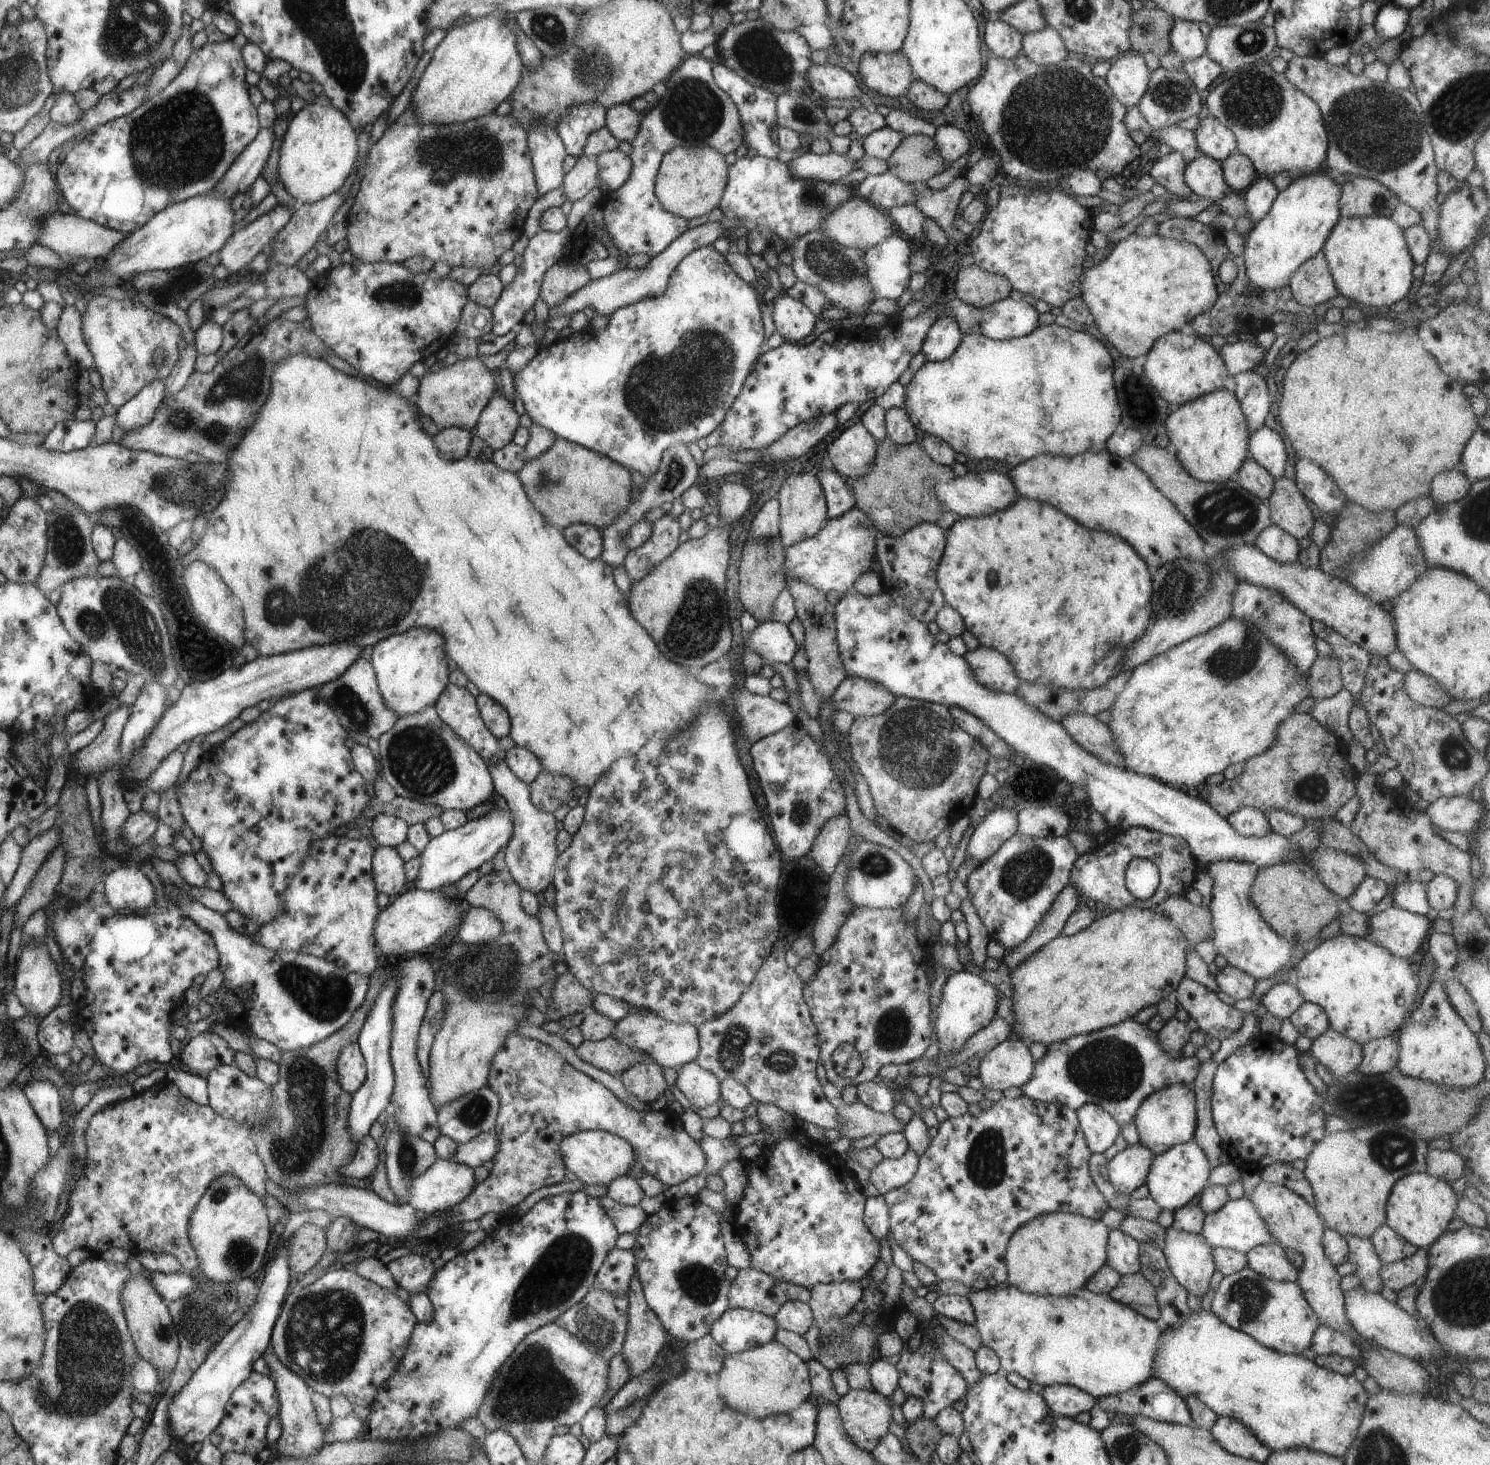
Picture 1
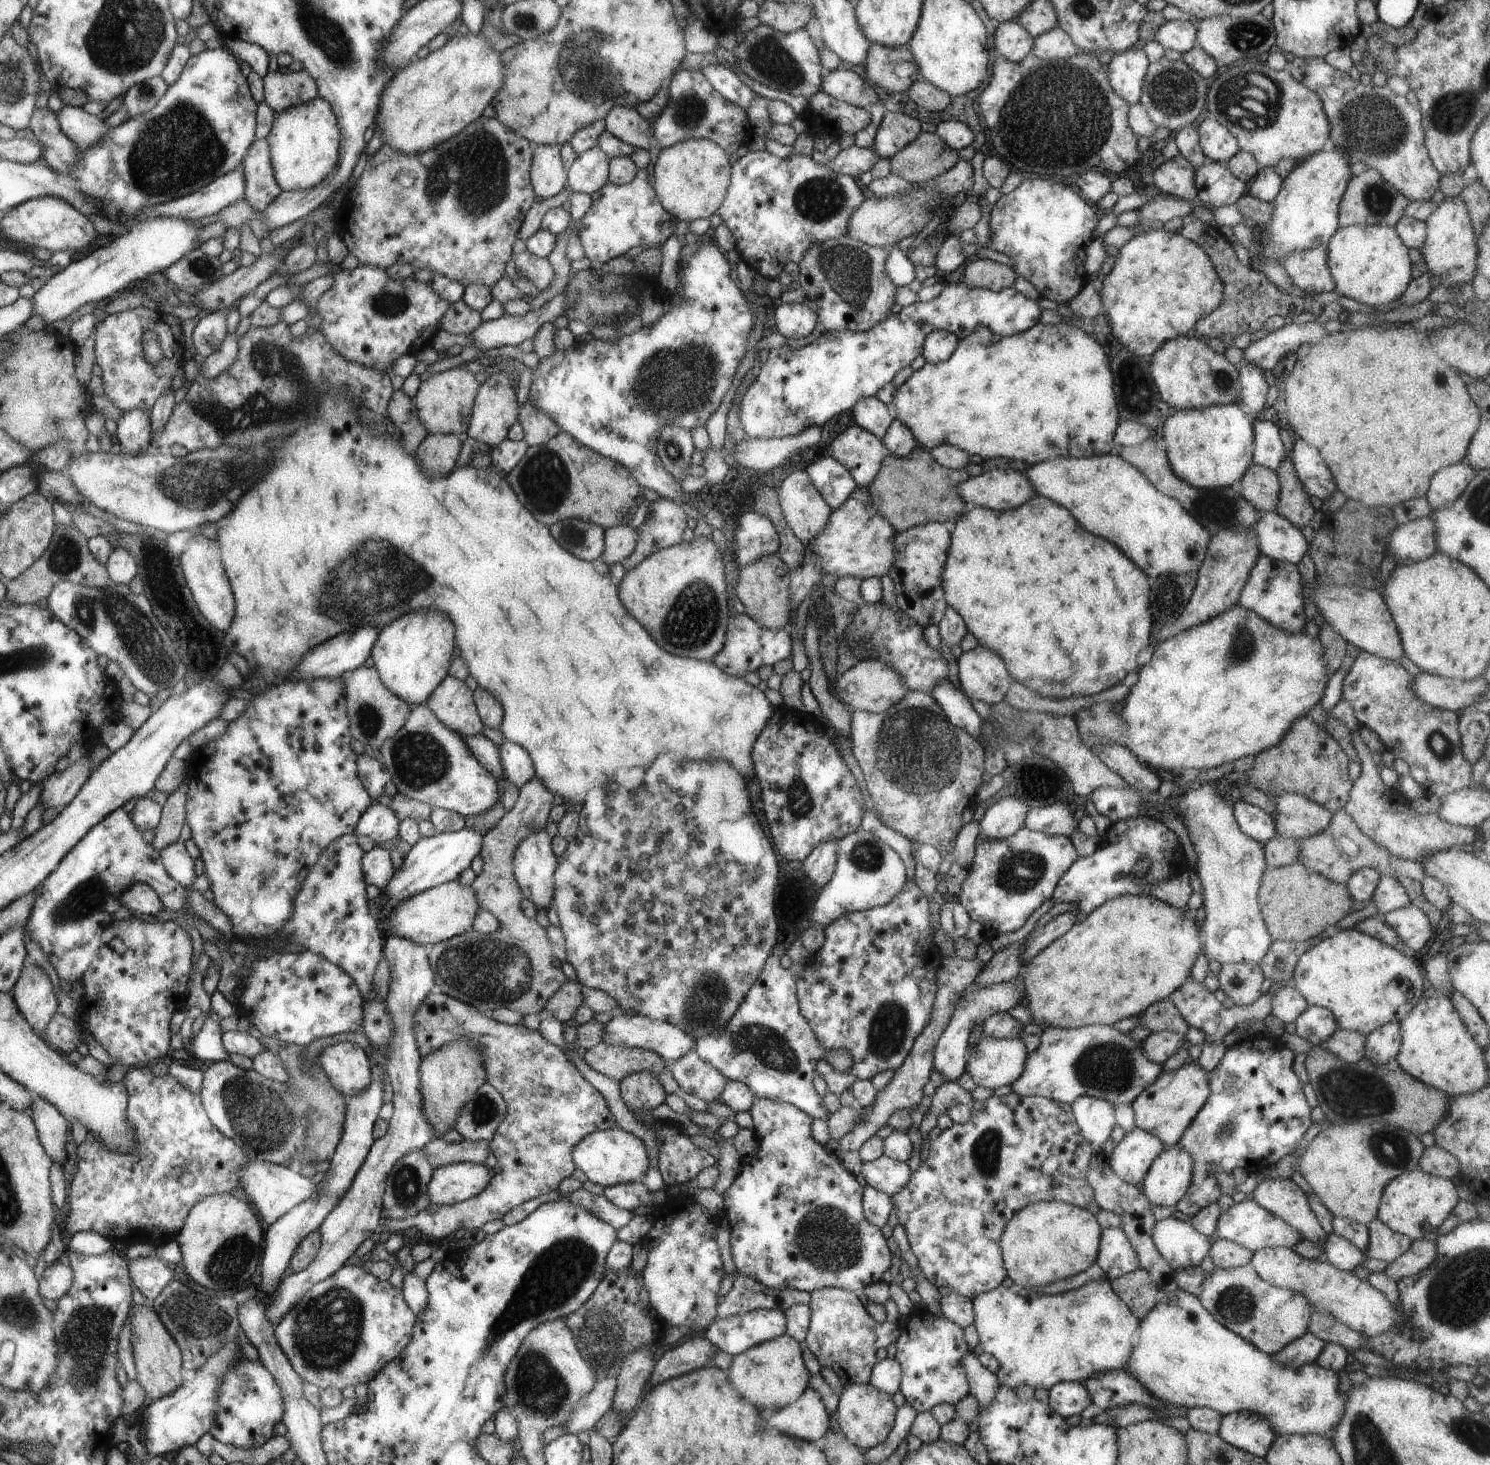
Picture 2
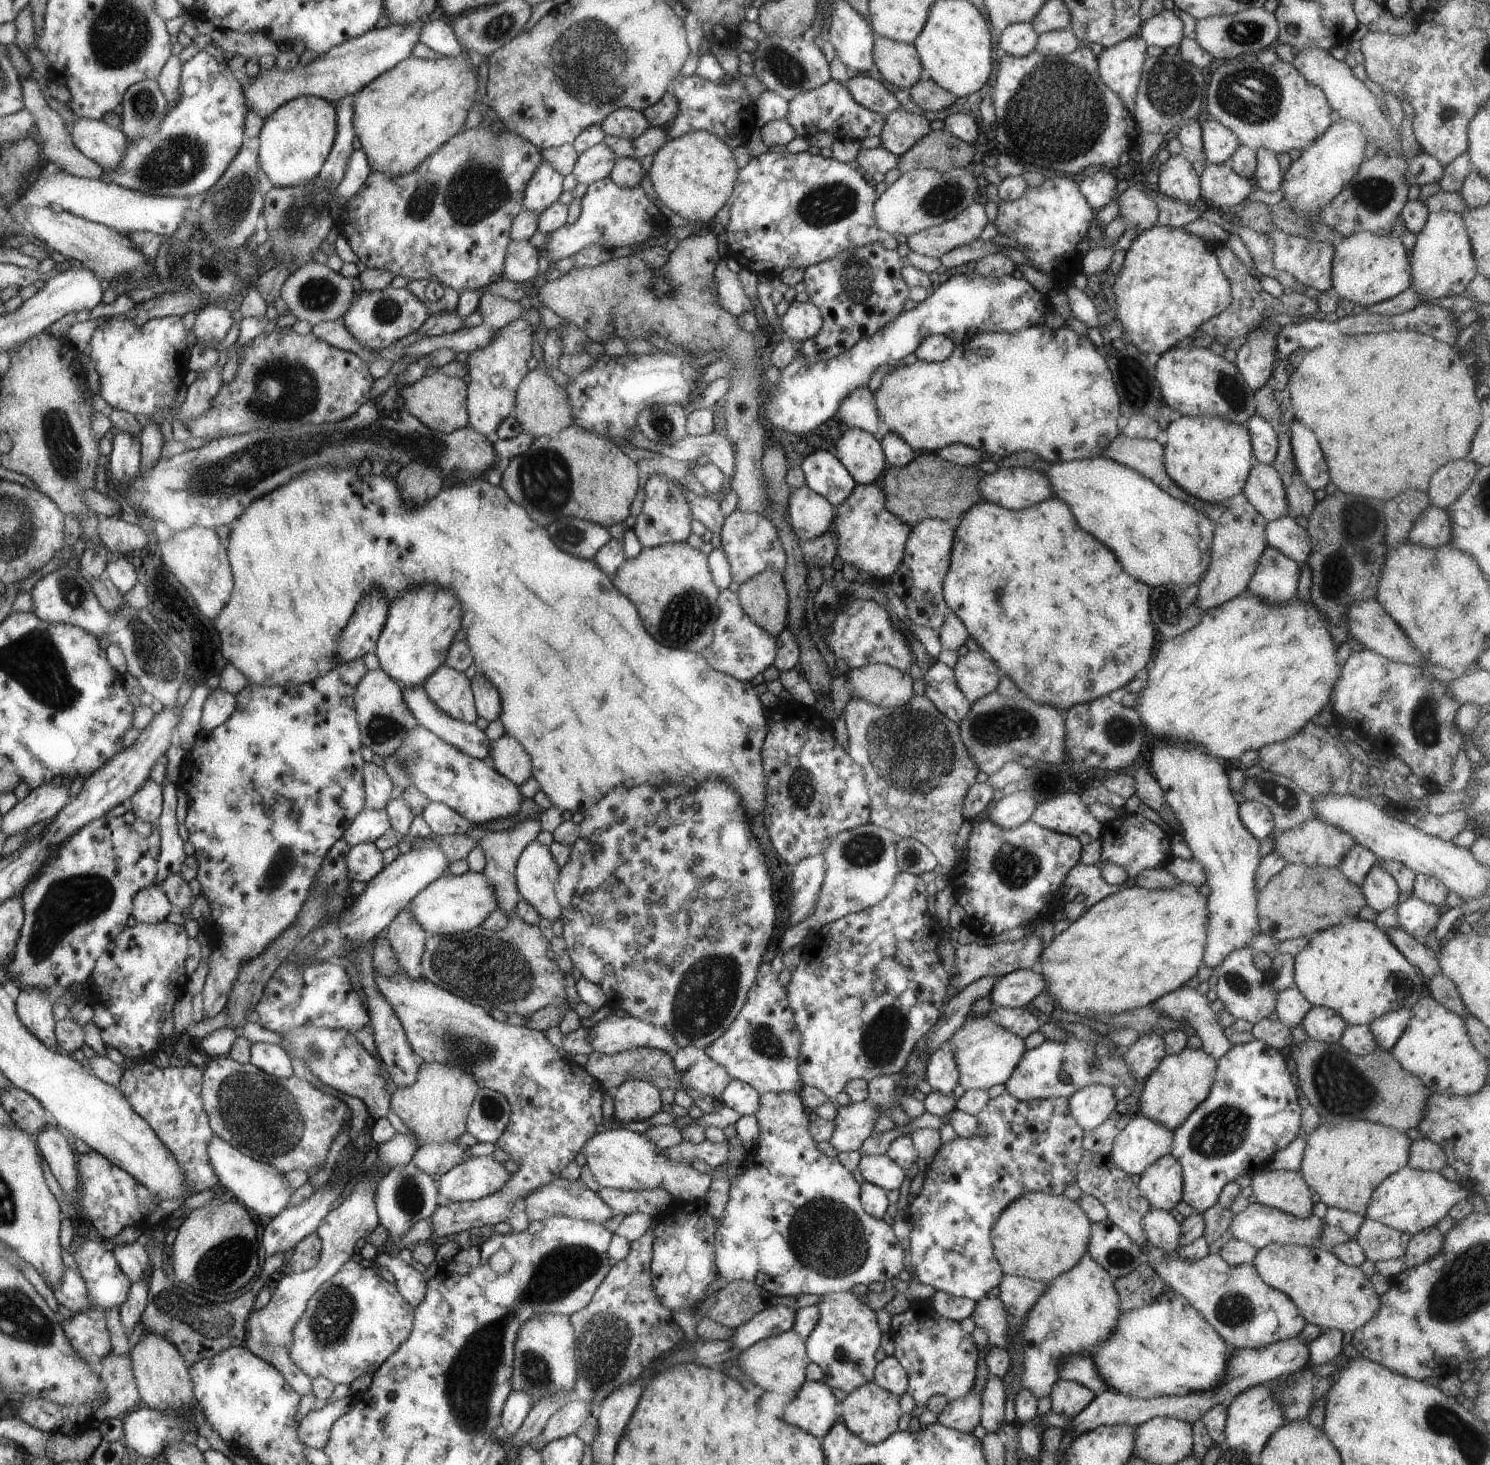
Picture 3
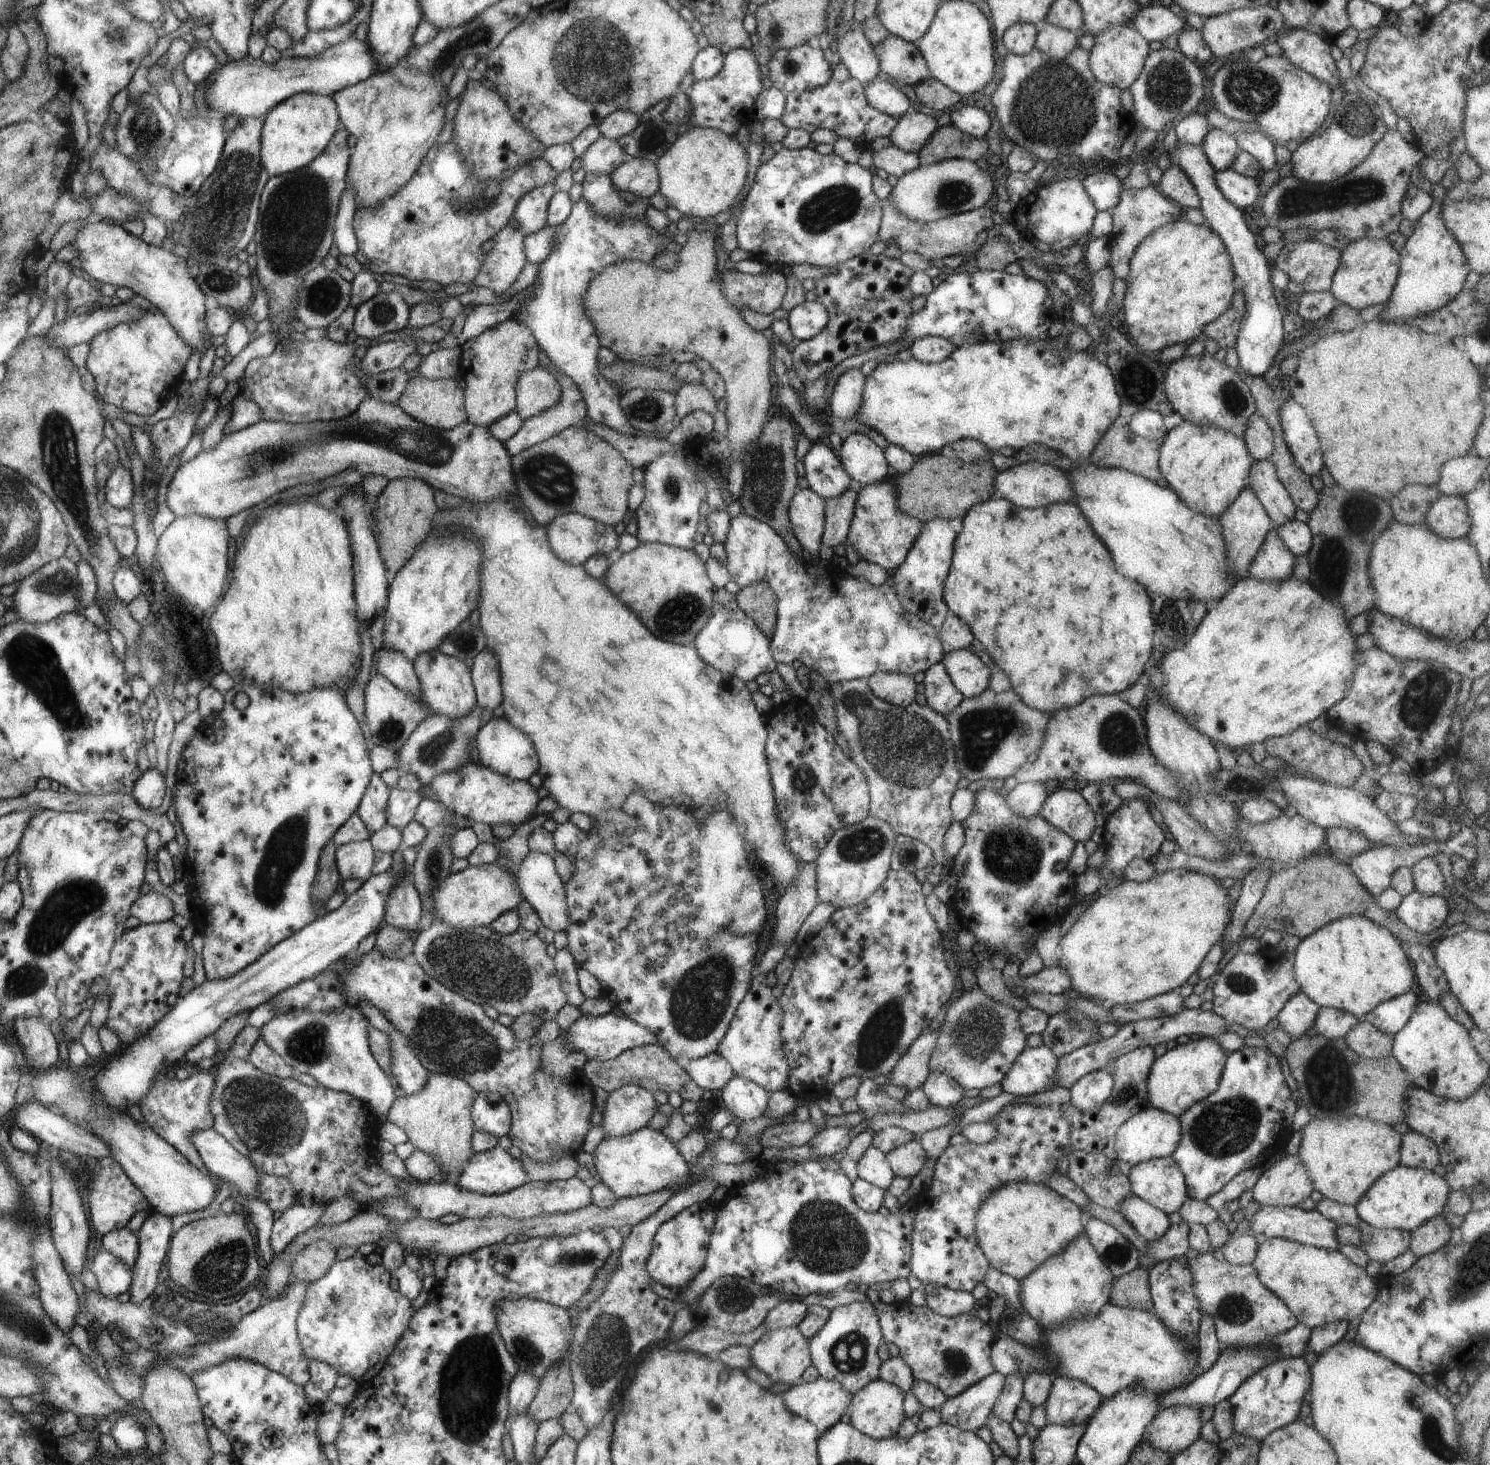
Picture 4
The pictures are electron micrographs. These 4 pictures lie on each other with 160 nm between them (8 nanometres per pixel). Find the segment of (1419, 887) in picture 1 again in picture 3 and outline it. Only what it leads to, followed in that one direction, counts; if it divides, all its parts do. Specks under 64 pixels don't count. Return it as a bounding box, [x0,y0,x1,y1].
[1359,866,1400,913]

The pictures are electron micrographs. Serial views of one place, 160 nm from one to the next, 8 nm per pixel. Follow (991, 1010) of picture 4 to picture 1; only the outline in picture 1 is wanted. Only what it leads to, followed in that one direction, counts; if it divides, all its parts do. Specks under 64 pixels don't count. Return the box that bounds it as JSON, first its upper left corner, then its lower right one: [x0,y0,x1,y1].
[980,1040,1035,1093]

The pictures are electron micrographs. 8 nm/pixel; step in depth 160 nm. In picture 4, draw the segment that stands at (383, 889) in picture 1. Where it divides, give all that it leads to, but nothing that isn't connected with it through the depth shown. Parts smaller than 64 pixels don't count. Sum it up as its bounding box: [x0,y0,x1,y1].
[336,840,376,880]

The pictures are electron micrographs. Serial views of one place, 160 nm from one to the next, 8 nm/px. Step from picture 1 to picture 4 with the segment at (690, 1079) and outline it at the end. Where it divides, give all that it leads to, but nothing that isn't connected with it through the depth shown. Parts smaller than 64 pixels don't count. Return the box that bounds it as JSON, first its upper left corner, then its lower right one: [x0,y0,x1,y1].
[682,1054,735,1092]

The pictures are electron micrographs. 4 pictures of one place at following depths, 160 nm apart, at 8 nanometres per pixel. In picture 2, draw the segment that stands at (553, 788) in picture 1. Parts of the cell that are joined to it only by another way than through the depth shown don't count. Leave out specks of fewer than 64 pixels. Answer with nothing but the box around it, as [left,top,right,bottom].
[429,778,566,1017]

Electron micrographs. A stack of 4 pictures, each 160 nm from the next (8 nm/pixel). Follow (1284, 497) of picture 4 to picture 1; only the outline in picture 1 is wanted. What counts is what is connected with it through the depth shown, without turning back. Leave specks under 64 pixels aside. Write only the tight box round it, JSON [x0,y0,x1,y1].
[1234,457,1275,502]

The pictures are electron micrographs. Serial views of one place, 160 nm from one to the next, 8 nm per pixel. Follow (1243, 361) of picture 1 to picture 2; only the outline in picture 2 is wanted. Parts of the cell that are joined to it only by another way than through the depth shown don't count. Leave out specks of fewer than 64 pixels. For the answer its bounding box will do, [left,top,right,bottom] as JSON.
[1242,323,1326,370]

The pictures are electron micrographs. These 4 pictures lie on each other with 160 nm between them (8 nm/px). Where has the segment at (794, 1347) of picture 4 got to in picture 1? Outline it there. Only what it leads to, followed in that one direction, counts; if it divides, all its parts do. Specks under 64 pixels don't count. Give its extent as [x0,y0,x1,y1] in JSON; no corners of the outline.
[718,1340,812,1418]

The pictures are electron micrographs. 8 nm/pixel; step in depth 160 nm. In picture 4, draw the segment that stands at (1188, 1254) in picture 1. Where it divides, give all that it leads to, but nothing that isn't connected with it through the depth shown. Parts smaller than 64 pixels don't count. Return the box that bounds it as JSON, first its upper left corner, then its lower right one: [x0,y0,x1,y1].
[1119,1195,1171,1242]

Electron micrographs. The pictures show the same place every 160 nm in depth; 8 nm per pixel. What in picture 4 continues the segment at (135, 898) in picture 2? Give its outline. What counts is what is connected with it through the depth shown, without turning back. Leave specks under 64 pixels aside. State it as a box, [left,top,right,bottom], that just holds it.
[132,891,174,923]

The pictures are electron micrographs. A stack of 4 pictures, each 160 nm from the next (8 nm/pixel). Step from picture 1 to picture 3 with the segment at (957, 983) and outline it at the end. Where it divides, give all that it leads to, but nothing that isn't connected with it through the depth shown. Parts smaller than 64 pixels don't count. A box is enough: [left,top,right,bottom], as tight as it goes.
[926,969,1046,1094]

